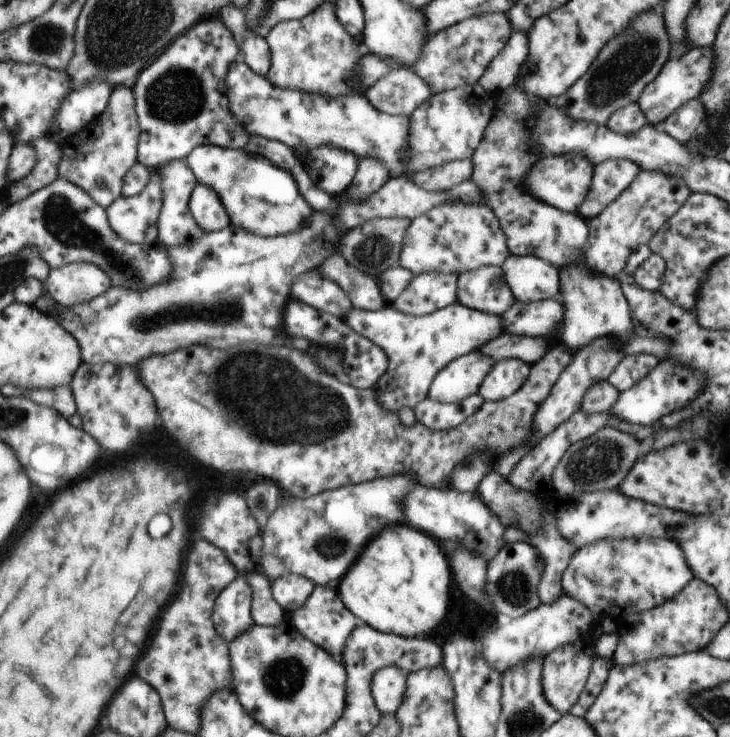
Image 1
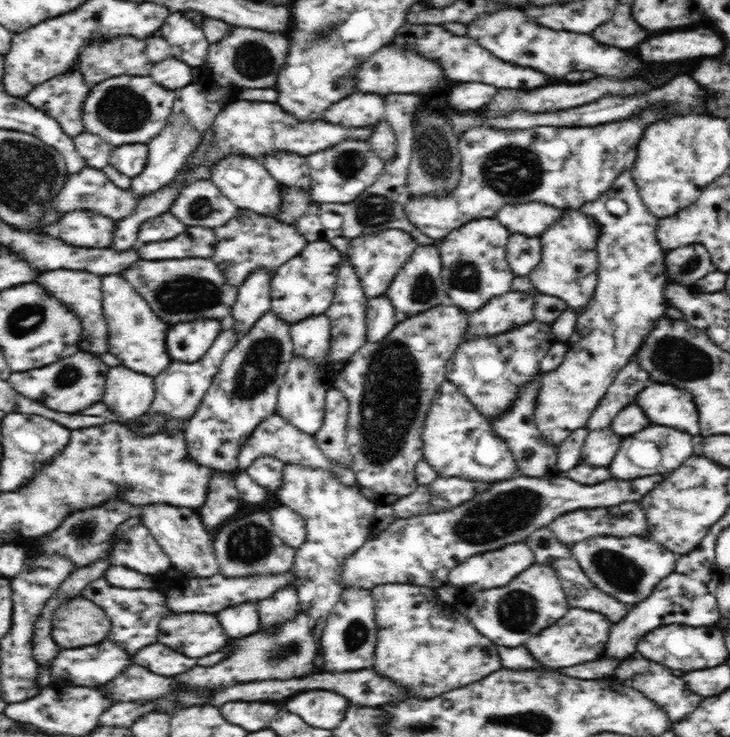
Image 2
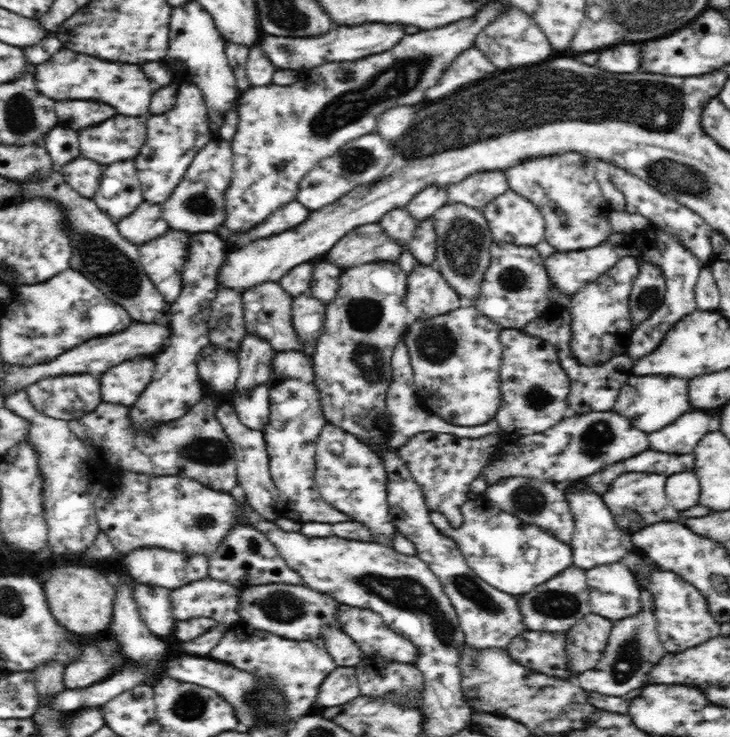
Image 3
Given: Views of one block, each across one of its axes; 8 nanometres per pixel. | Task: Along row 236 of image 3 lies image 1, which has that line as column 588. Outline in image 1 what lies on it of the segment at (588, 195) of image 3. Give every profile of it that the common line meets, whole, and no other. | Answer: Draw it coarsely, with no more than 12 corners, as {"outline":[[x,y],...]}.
{"outline":[[679,544],[584,545],[560,580],[597,618],[634,619],[693,578]]}

